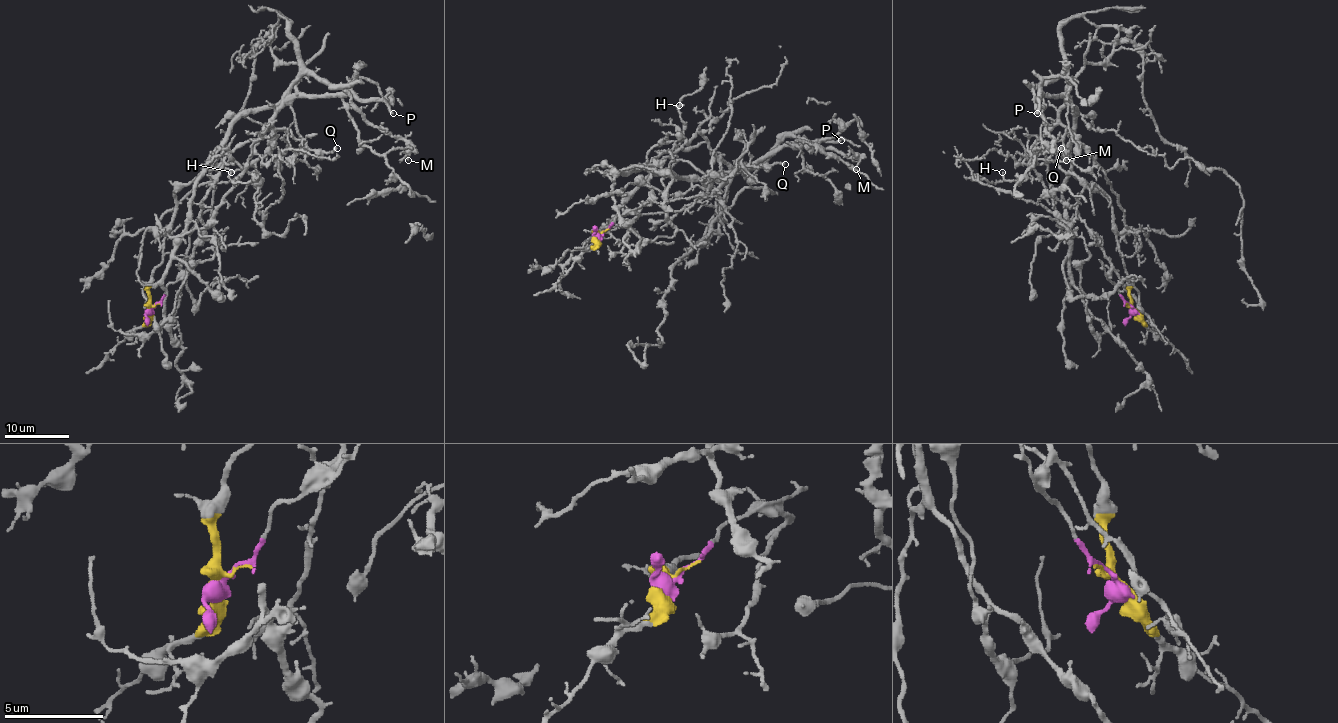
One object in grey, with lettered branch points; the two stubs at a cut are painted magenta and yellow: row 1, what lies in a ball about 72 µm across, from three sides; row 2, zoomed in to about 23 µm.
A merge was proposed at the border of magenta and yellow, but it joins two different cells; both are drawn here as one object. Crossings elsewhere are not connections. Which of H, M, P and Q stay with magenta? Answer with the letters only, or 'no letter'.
H, M, Q

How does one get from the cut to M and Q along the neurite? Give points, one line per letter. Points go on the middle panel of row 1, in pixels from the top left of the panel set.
M: (599, 236), (637, 214), (663, 151), (705, 142), (729, 167), (750, 167), (804, 137), (854, 156), (855, 169)
Q: (599, 236), (618, 215), (637, 214), (652, 191), (650, 163), (660, 153), (705, 142), (724, 171), (785, 164)

